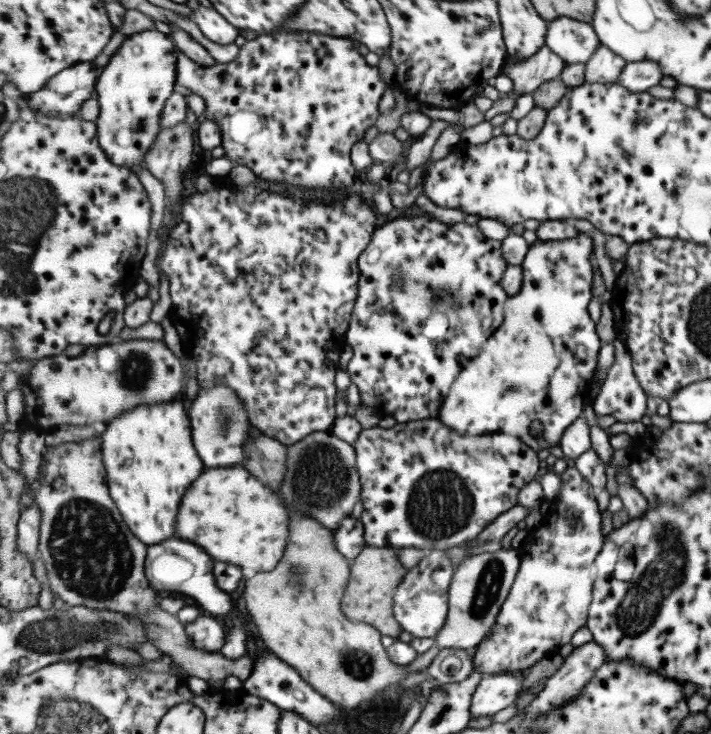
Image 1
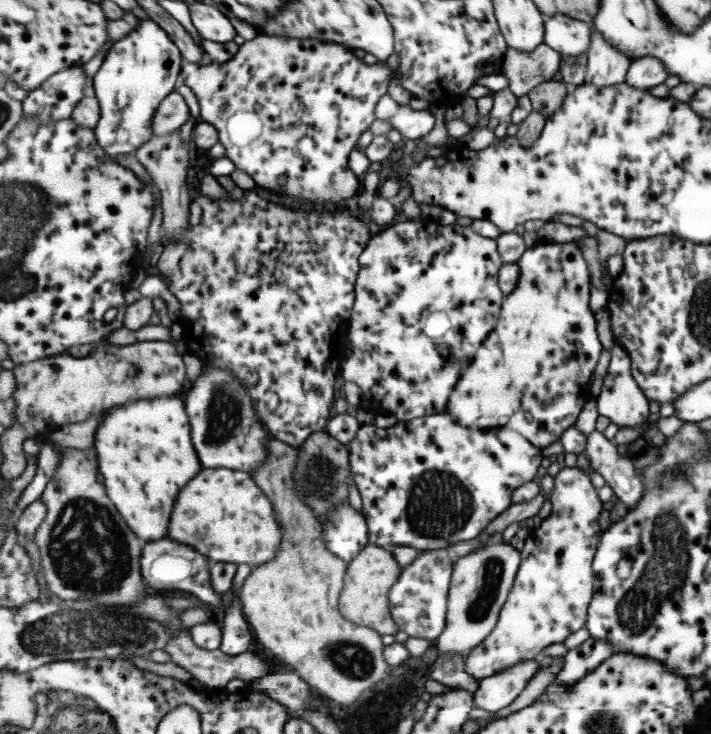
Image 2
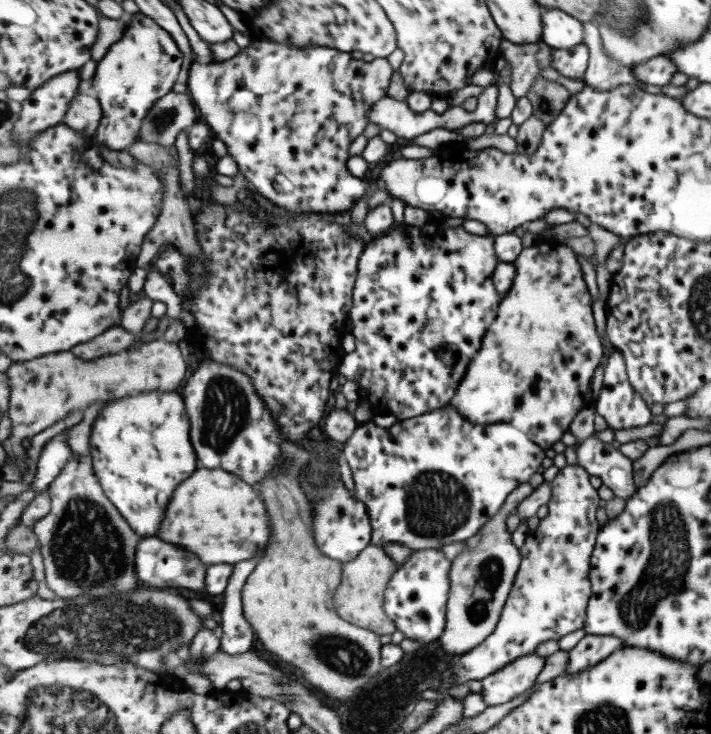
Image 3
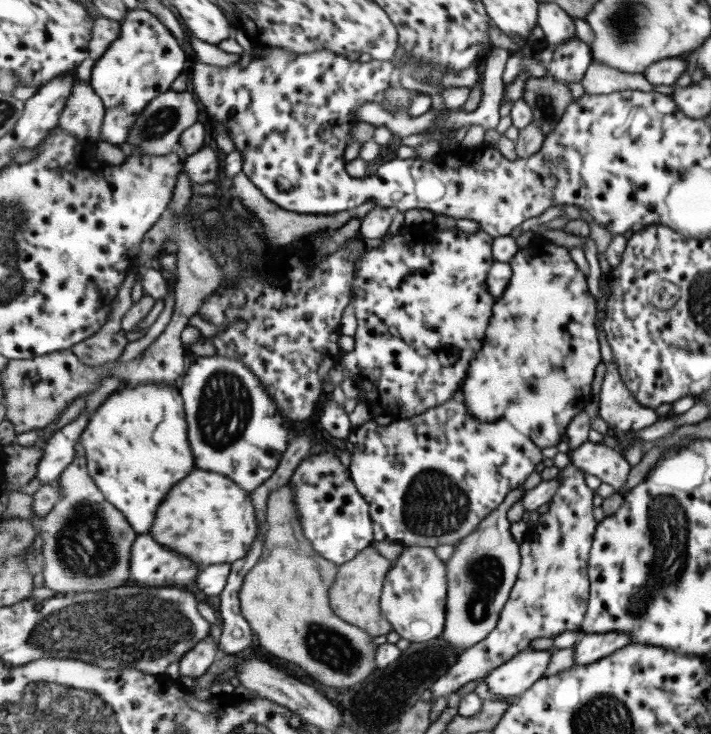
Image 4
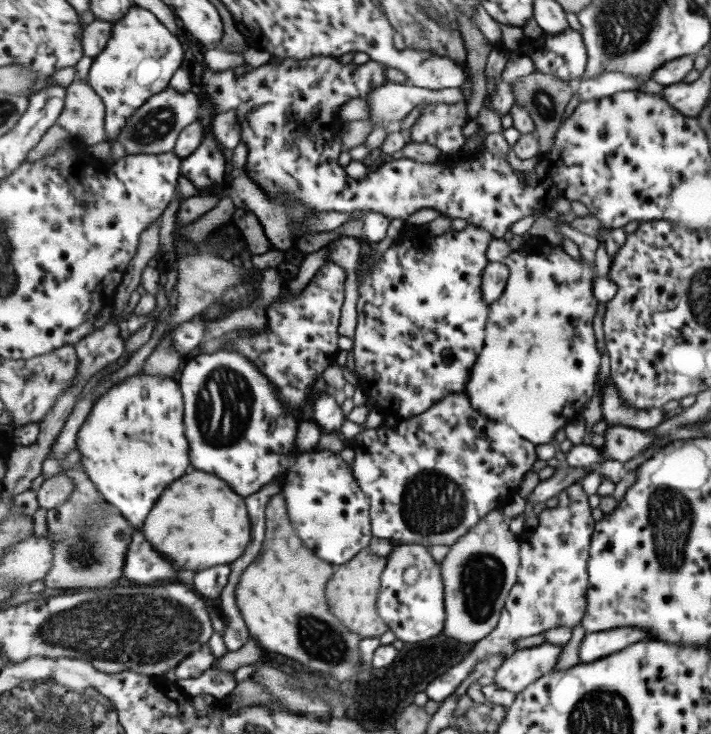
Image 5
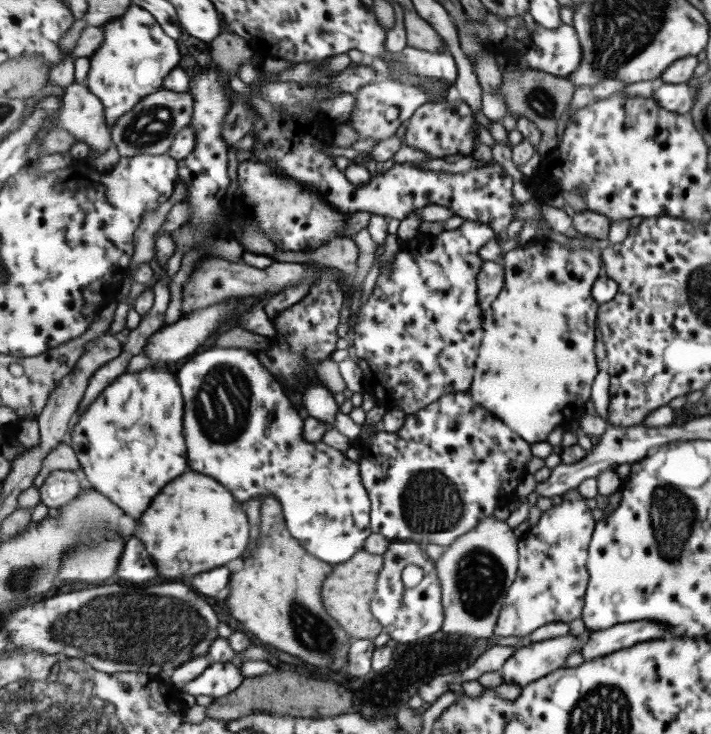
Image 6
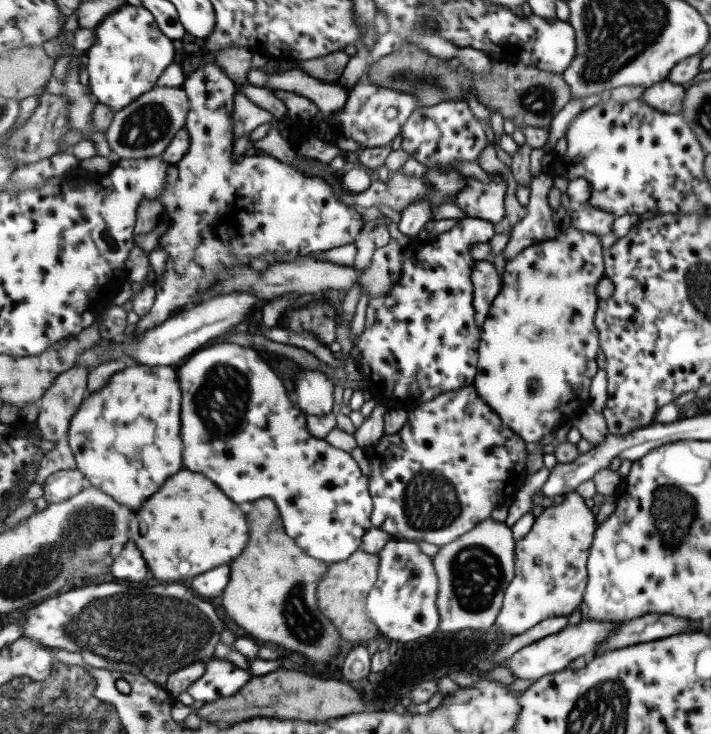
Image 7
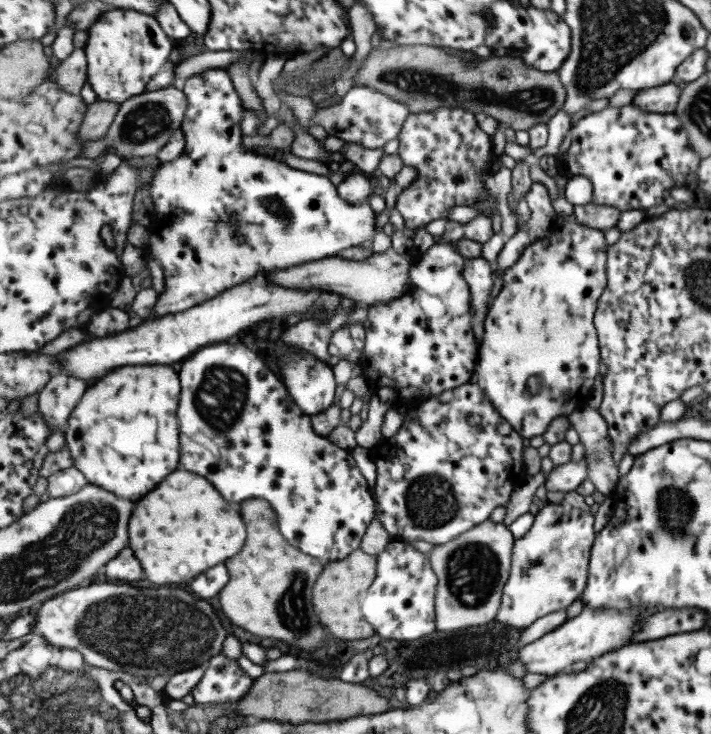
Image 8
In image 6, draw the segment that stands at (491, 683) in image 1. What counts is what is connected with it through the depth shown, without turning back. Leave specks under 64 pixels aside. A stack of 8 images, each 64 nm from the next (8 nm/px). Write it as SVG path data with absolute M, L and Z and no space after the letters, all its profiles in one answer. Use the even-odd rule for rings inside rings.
M571 633L519 648L507 659L501 670L503 682L515 683L525 688L532 682L564 668L570 656L574 652L583 652L587 643L588 638L577 638Z

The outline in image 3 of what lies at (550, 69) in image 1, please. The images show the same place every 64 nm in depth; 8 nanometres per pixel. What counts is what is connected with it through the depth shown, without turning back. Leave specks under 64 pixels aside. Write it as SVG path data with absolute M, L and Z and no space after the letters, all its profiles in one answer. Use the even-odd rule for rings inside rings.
M501 38L501 51L507 58L507 66L510 69L509 88L517 99L527 96L534 82L541 77L541 68L551 66L551 57L554 57L555 49L544 40L539 43L519 45Z

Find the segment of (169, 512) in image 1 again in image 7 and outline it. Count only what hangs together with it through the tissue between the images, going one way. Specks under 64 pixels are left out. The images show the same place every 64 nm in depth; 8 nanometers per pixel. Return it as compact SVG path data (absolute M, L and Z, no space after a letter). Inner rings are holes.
M135 364L119 370L109 384L96 393L89 393L79 410L72 416L68 441L75 453L77 469L93 486L104 490L121 504L131 506L137 512L143 502L153 496L173 474L183 466L183 440L181 440L181 410L183 390L178 367L147 366Z

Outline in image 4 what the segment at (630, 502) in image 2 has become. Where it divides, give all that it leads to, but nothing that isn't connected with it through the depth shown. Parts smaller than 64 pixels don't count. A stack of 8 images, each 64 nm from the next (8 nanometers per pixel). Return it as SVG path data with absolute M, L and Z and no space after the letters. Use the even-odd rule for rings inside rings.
M587 441L572 452L570 463L584 470L587 475L598 476L603 483L611 484L618 493L627 492L622 488L629 478L632 464L619 449Z

